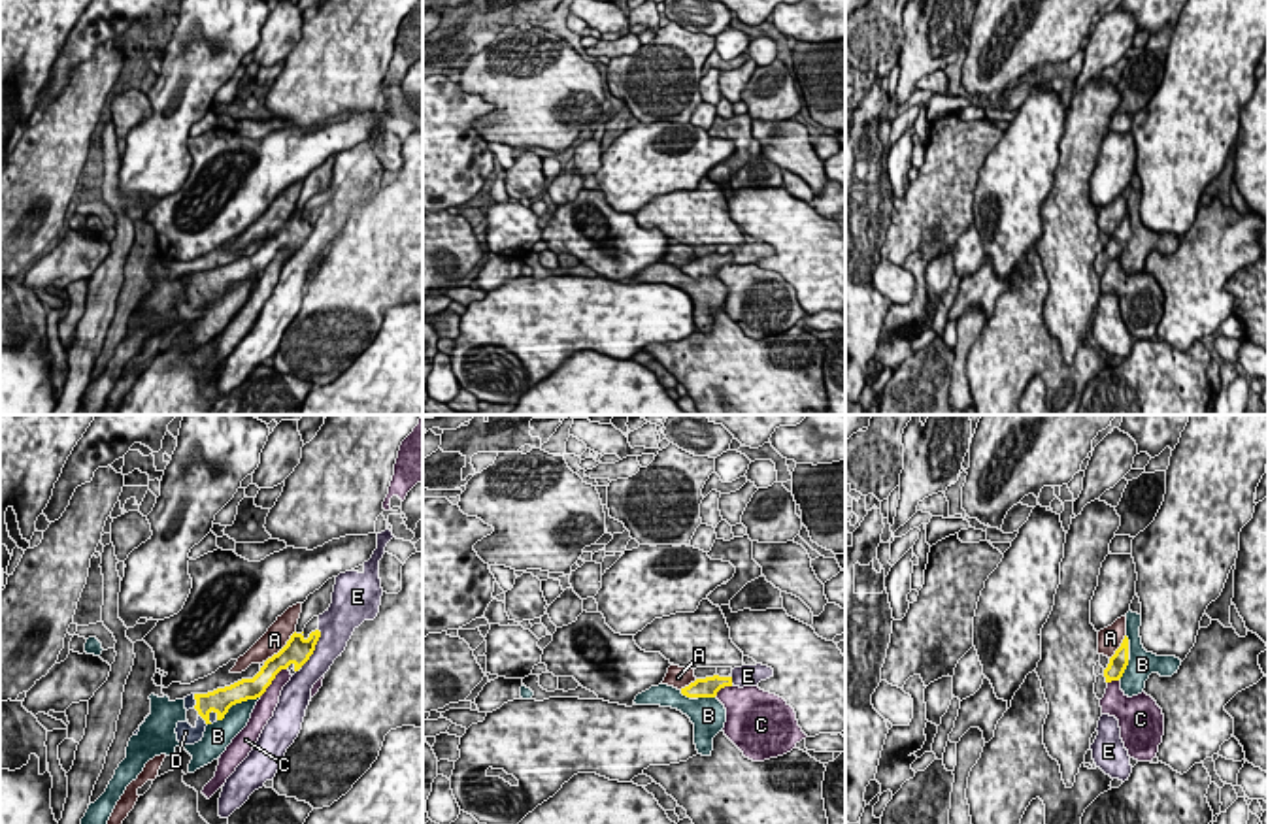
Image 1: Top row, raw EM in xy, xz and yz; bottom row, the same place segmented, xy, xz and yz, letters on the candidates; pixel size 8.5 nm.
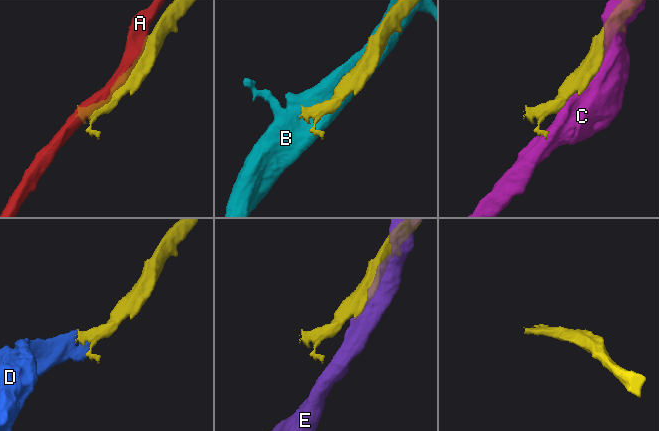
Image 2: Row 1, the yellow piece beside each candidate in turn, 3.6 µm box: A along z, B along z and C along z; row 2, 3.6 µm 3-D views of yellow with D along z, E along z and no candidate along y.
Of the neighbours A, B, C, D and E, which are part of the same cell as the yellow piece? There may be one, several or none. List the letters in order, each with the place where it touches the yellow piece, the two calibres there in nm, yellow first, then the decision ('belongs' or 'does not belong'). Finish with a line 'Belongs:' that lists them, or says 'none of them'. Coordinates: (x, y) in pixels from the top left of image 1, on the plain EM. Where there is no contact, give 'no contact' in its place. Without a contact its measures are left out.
A: meets yellow in xy at (283, 225); 240 nm thick on the yellow side, 200 nm on the other; does not belong
B: meets yellow in xy at (236, 280); 200 nm thick on the yellow side, 200 nm on the other; does not belong
C: meets yellow in xy at (272, 257); 190 nm thick on the yellow side, 170 nm on the other; does not belong
D: meets yellow in xy at (208, 293); 200 nm thick on the yellow side, 60 nm on the other; belongs
E: meets yellow in xy at (314, 227); 240 nm thick on the yellow side, 280 nm on the other; does not belong
Belongs: D

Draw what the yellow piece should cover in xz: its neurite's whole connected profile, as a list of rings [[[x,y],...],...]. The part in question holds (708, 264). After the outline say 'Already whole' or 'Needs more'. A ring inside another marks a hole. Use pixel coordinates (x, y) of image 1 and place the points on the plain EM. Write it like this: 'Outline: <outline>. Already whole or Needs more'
Outline: [[[706,255],[696,256],[689,264],[681,266],[681,272],[687,275],[715,275],[717,270],[725,264],[732,264],[732,255]]]. Already whole

